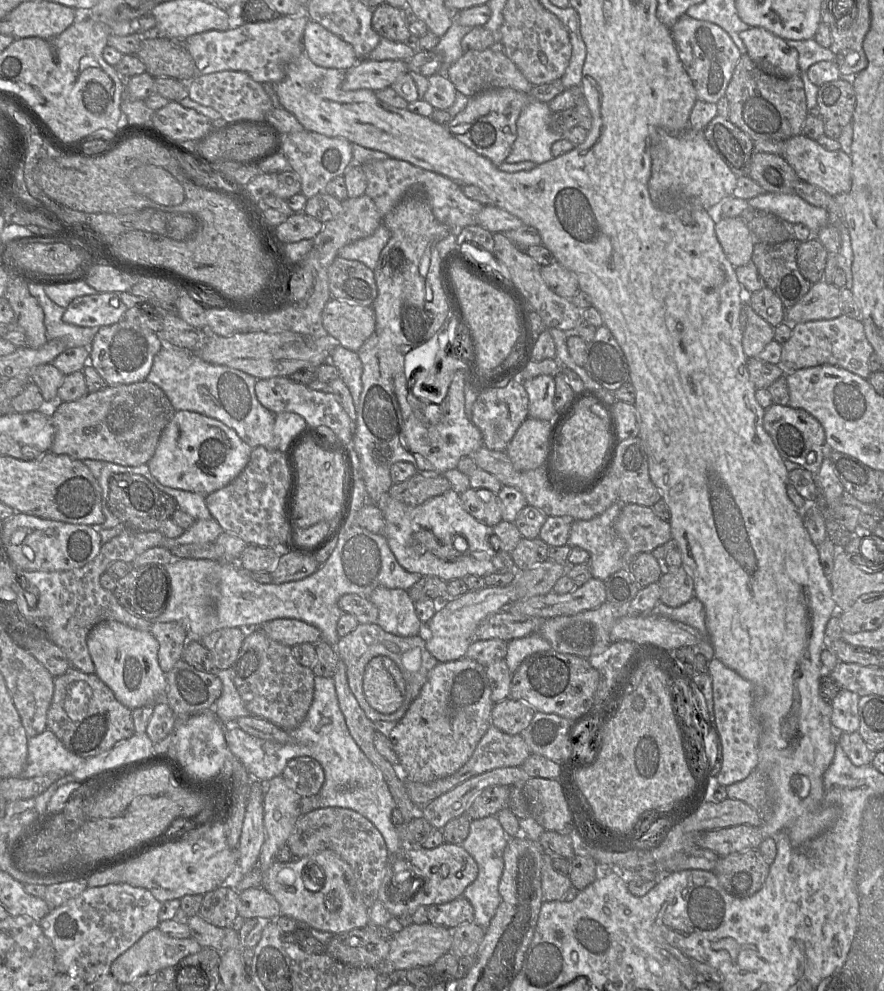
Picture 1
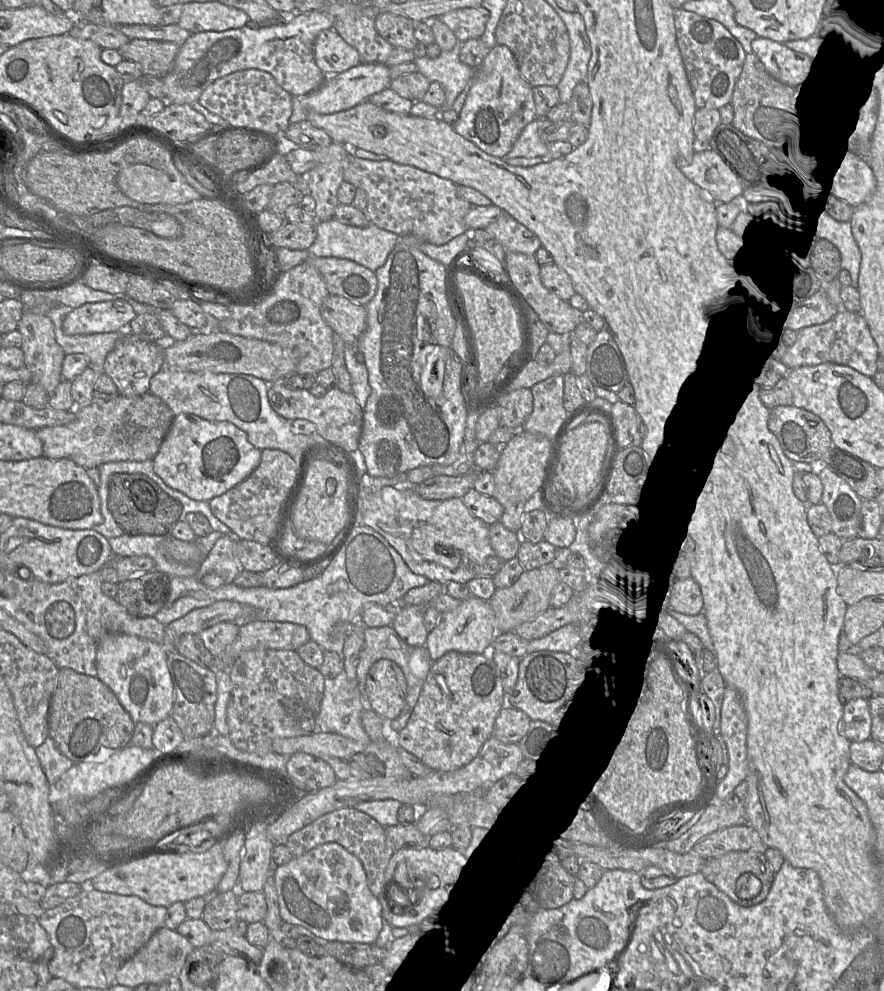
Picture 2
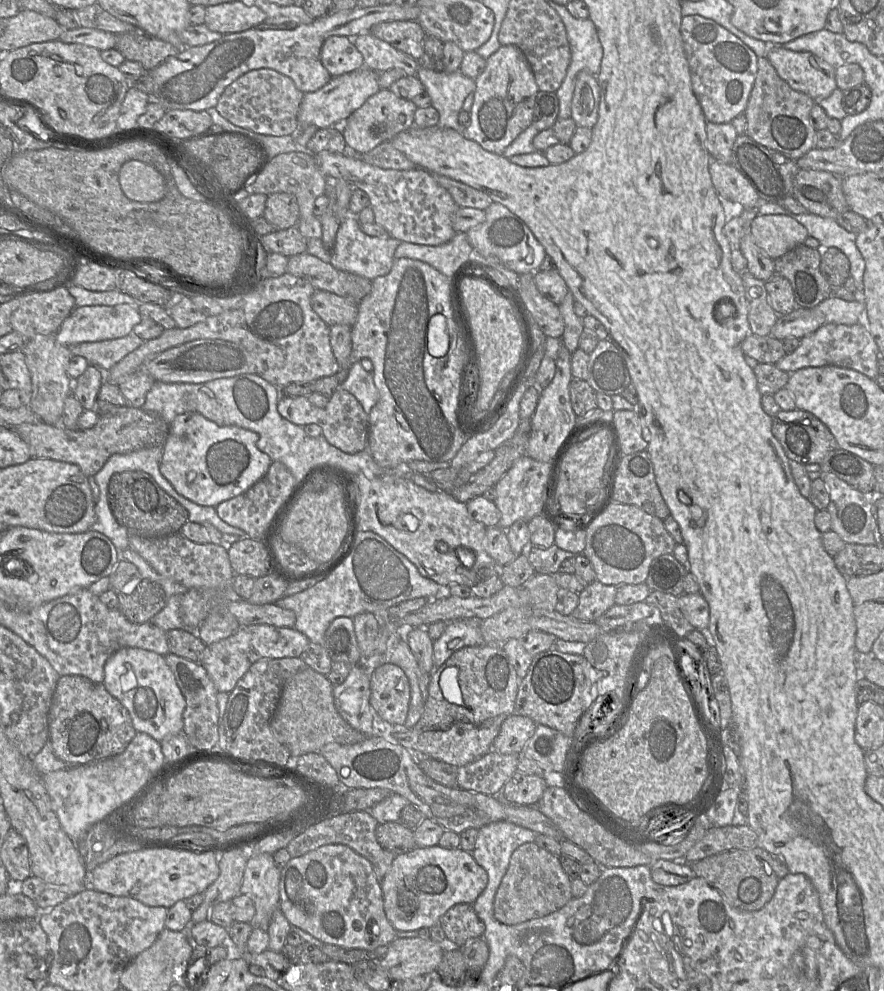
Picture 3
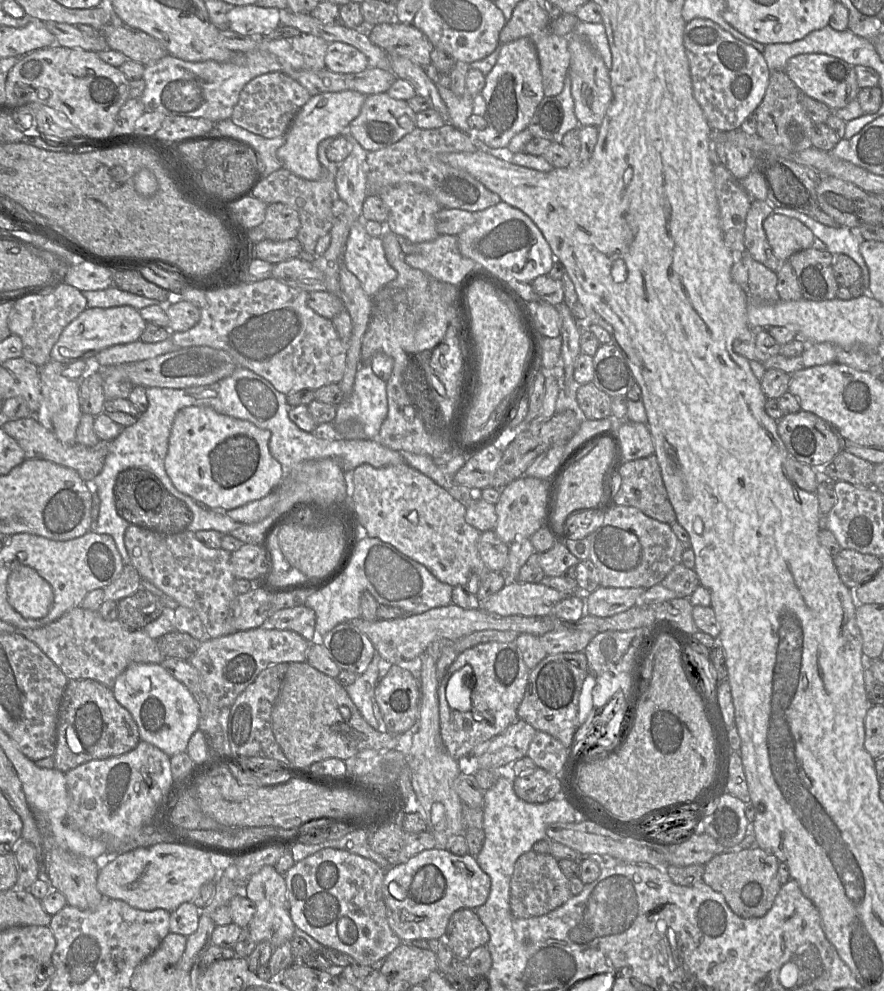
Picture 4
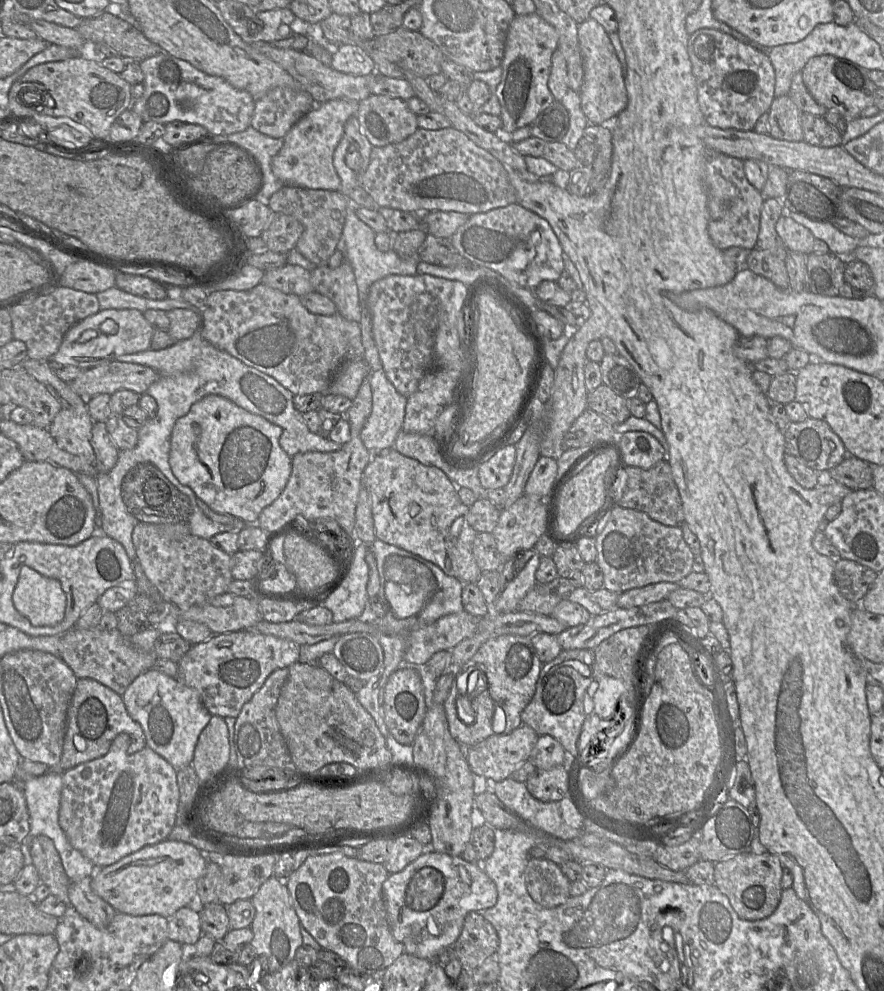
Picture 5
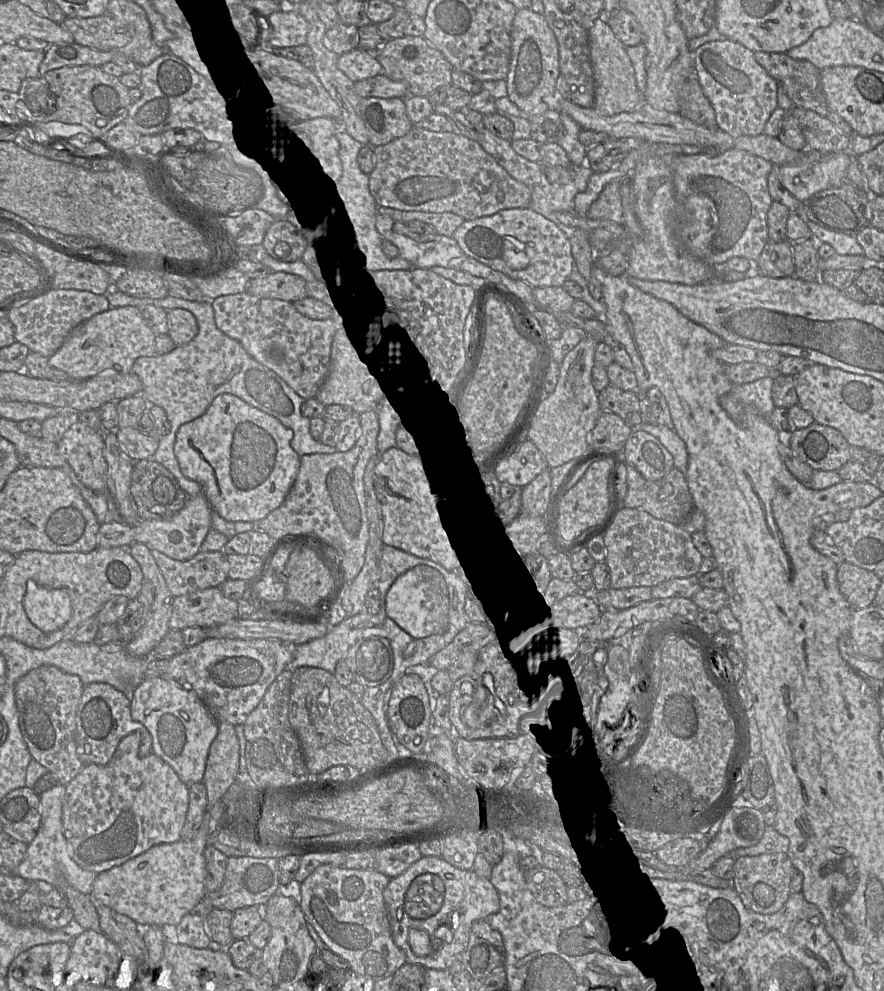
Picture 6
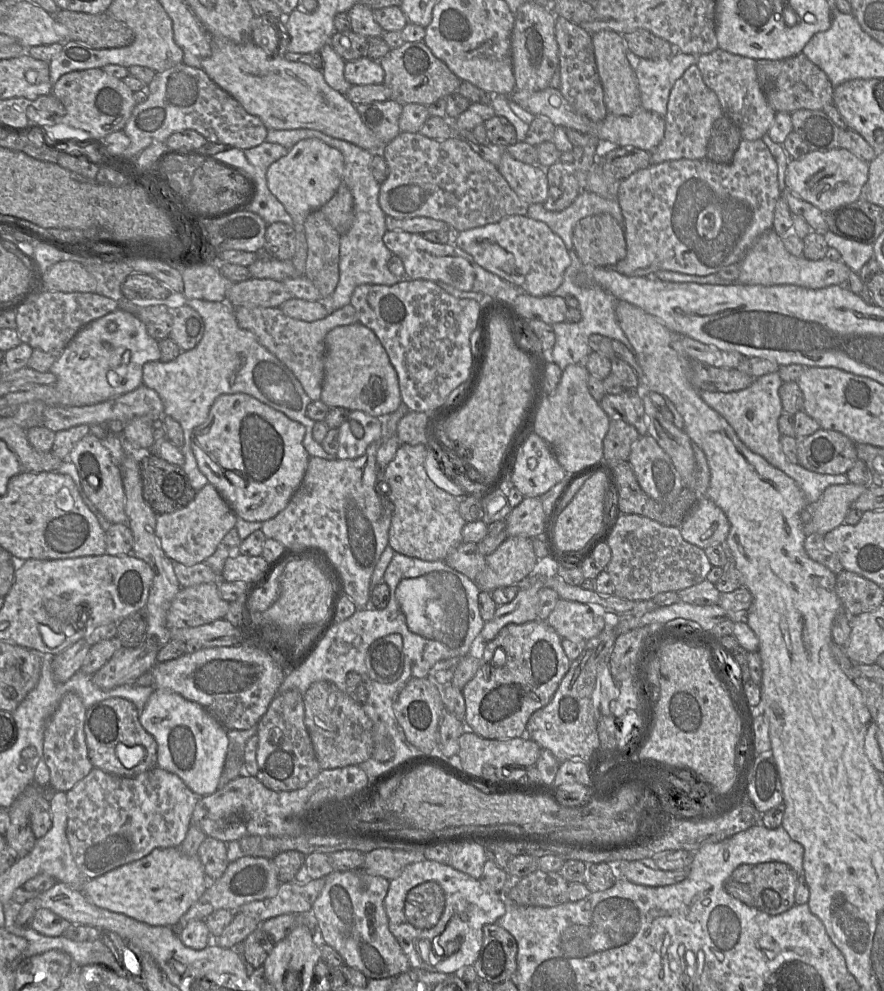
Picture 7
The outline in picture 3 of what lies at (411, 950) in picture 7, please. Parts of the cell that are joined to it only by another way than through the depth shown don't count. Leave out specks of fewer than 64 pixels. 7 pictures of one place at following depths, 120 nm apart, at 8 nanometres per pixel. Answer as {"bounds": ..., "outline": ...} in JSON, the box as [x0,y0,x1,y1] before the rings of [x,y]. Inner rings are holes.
{"bounds":[381,845,486,931],"outline":[[[438,845],[415,847],[395,855],[383,878],[381,890],[386,917],[397,931],[430,928],[440,924],[441,917],[456,904],[473,904],[485,890],[486,871],[470,852],[461,848],[445,849]]]}

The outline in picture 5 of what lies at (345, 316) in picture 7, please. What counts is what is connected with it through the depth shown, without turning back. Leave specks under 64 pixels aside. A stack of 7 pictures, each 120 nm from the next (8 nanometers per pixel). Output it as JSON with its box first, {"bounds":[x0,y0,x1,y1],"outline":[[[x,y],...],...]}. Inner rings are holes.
{"bounds":[200,283,363,395],"outline":[[[262,283],[248,290],[209,293],[200,316],[201,336],[204,340],[245,365],[274,378],[293,395],[325,393],[343,362],[363,359],[359,322],[347,320],[338,313],[331,316],[313,314],[301,304],[299,296],[283,293]]]}

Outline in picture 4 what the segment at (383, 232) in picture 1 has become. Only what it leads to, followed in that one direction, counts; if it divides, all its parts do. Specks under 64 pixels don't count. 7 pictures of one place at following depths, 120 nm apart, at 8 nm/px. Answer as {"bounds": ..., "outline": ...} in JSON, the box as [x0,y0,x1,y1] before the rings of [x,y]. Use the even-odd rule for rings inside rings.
{"bounds":[343,219,397,297],"outline":[[[364,219],[356,220],[350,228],[343,263],[370,297],[397,277],[386,259],[382,237],[370,236]]]}

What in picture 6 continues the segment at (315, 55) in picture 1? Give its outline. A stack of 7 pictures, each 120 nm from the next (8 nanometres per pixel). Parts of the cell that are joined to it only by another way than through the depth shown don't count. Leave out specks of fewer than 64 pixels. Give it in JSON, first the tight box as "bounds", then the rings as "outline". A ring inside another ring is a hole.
{"bounds":[338,47,383,83],"outline":[[[359,47],[339,56],[338,68],[355,83],[383,73],[375,53]]]}

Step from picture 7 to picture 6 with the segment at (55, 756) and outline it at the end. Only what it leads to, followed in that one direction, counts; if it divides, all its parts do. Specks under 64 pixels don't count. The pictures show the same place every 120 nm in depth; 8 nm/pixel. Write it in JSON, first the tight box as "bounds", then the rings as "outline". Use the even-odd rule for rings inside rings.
{"bounds":[15,666,85,786],"outline":[[[54,666],[29,671],[15,685],[19,727],[32,758],[66,786],[85,766],[76,754],[76,715],[84,684],[76,675]]]}

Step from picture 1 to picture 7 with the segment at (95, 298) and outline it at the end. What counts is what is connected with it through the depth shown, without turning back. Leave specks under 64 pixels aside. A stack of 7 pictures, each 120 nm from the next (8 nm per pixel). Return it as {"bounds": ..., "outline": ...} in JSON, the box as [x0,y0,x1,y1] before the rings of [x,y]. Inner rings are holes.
{"bounds":[49,308,160,407],"outline":[[[118,308],[81,328],[49,371],[56,376],[59,405],[80,407],[98,404],[138,388],[143,384],[143,365],[149,361],[160,361],[160,358],[159,343],[148,334],[145,324],[136,316]]]}

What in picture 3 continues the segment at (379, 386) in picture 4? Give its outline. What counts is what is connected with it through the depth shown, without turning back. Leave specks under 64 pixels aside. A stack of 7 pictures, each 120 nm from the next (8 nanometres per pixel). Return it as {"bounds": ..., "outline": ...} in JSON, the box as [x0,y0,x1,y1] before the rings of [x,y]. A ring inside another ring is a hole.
{"bounds":[339,362,379,415],"outline":[[[359,362],[350,366],[347,378],[339,387],[351,393],[367,415],[379,399],[379,392],[373,381],[373,374],[366,371]]]}

